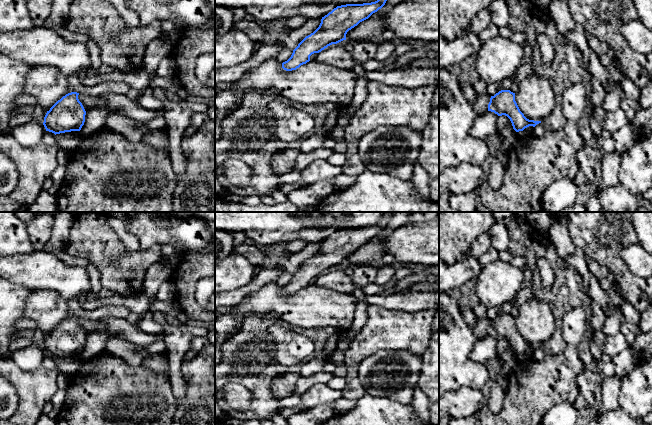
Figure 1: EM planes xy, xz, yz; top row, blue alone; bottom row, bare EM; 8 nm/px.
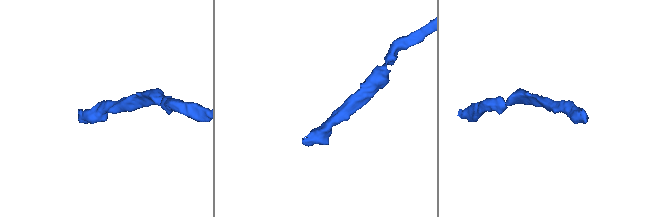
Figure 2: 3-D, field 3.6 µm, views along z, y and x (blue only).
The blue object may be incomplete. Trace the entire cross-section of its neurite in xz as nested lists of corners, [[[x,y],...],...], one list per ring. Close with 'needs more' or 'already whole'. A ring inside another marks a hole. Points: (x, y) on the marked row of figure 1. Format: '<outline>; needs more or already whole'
[[[377,0],[371,3],[337,6],[322,17],[319,27],[298,44],[291,57],[282,63],[282,68],[286,71],[296,70],[309,62],[312,54],[346,40],[349,30],[381,9],[386,1]]]; already whole

